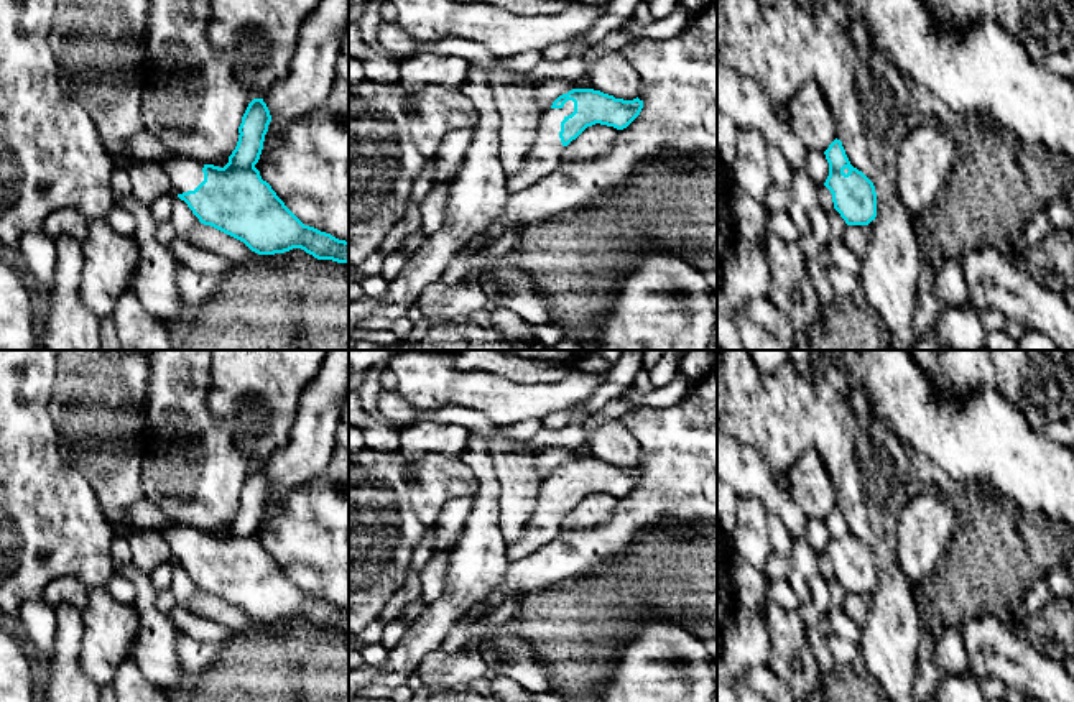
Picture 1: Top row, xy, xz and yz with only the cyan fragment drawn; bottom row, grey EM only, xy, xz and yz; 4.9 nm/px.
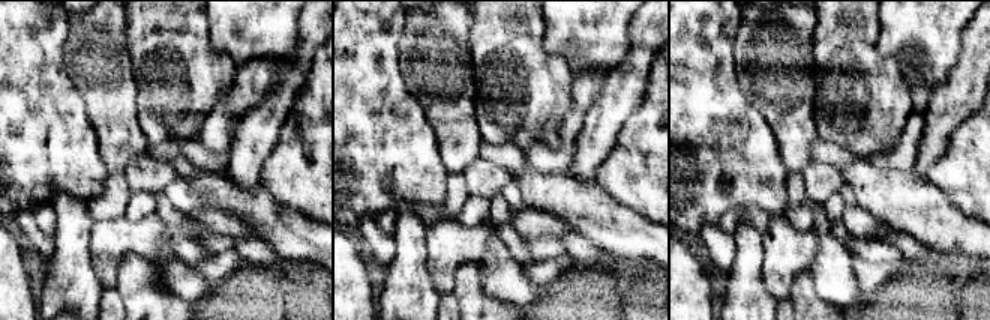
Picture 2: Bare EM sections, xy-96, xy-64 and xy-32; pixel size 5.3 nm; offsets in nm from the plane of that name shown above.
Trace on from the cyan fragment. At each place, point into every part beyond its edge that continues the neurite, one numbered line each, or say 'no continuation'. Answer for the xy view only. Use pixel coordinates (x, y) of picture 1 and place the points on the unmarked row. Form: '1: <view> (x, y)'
1: xy (186, 543)

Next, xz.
1: xz (540, 530)

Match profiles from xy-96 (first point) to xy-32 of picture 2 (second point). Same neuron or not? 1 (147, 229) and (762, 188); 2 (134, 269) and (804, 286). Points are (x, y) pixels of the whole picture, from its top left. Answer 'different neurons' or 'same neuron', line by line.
1: different neurons
2: same neuron

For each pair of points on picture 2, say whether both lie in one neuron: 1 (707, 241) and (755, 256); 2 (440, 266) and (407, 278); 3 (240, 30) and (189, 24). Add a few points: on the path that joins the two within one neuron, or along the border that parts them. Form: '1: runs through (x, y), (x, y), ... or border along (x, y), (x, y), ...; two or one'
1: border along (732, 233), (734, 263), (725, 275); two
2: border along (425, 236), (428, 274), (440, 295); two
3: border along (206, 15), (207, 21); two

